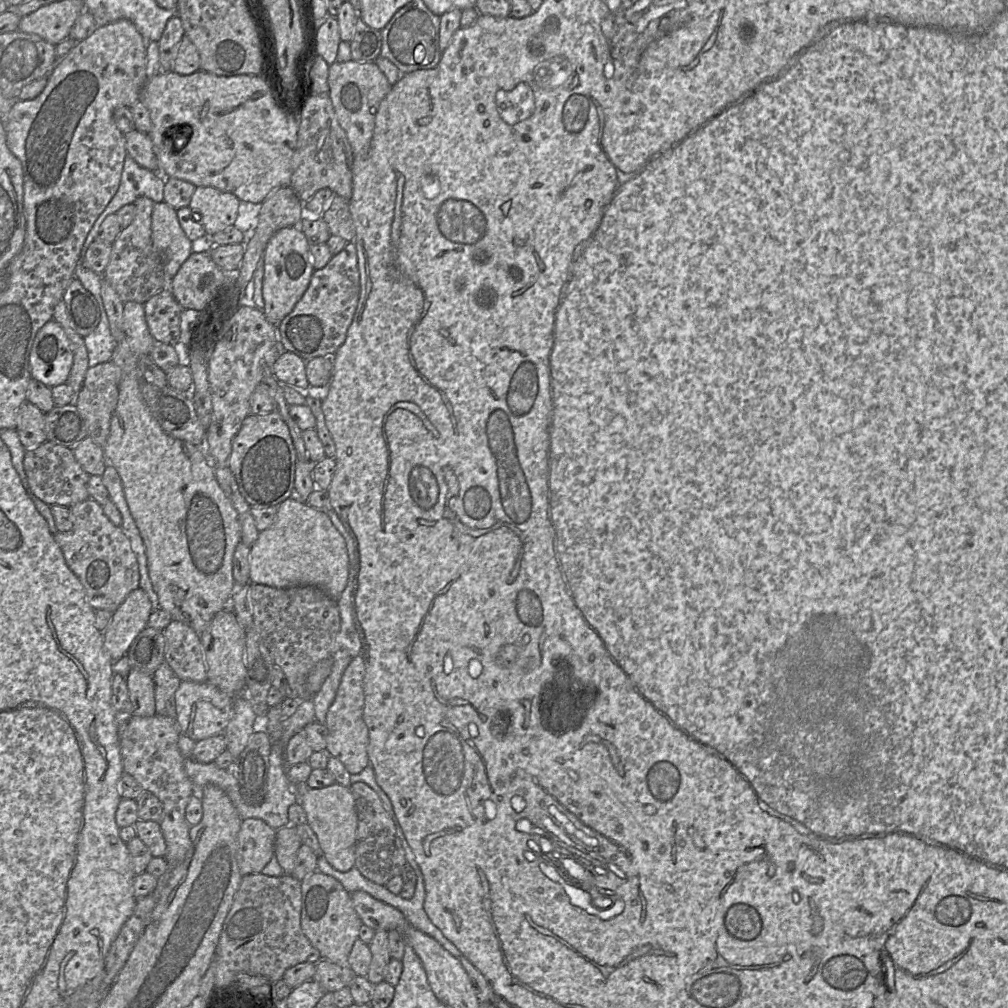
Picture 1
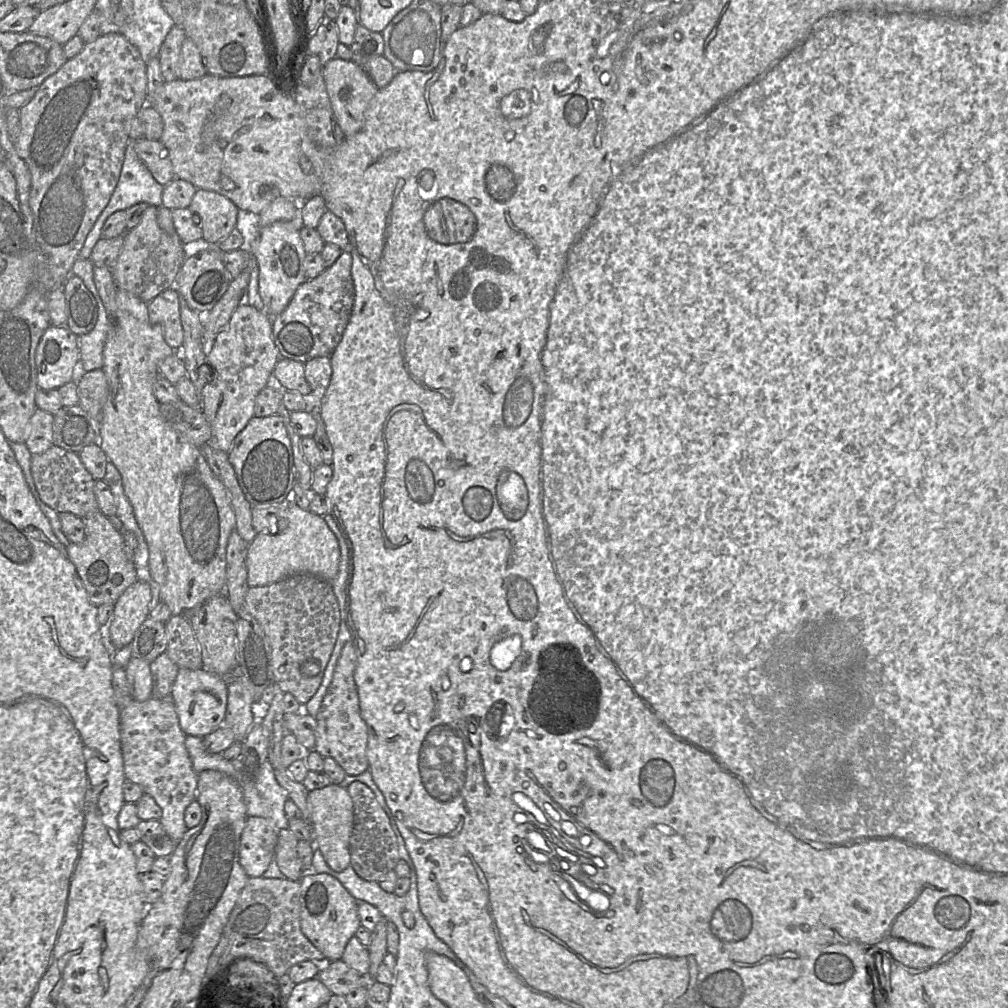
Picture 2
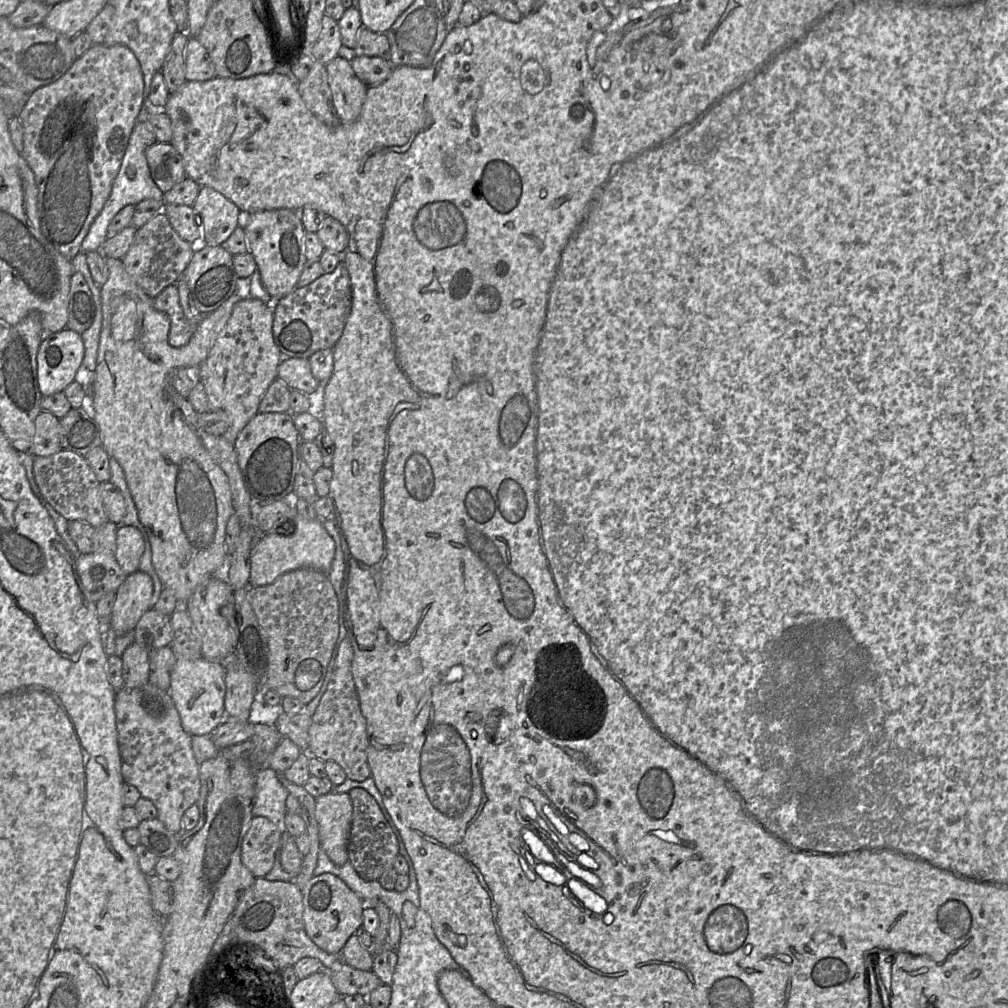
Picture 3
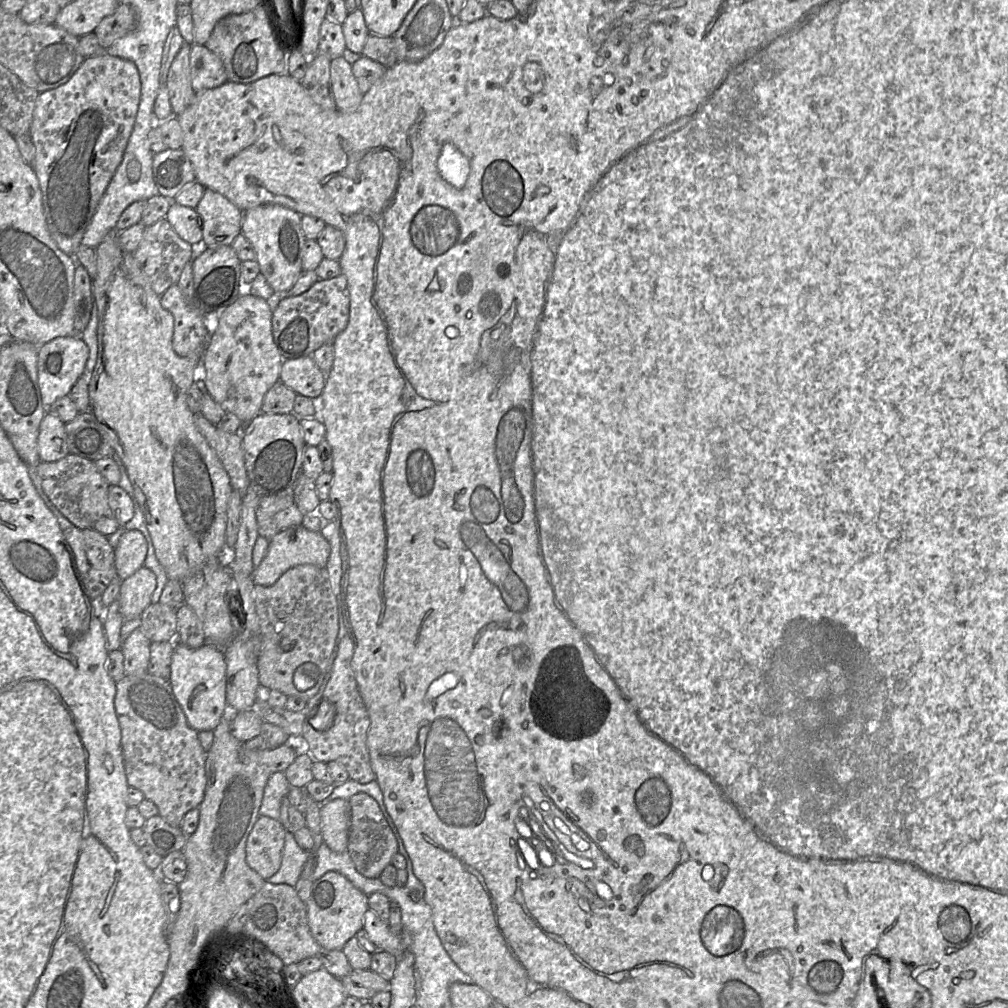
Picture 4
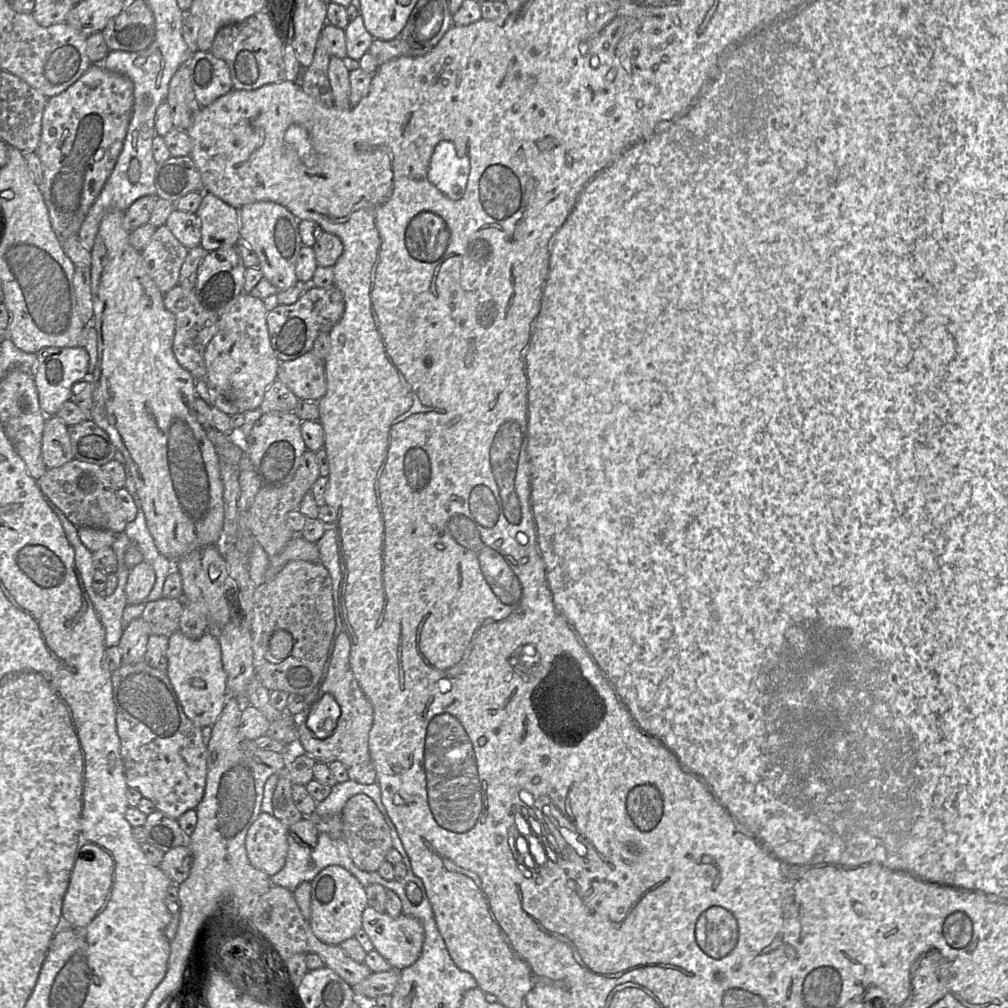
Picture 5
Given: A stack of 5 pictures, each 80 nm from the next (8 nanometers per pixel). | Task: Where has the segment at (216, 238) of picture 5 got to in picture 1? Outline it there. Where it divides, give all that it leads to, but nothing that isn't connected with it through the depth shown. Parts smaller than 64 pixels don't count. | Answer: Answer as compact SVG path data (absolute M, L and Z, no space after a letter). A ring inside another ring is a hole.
M199 186L195 188L189 208L198 212L206 235L212 236L233 226L240 202L230 192Z

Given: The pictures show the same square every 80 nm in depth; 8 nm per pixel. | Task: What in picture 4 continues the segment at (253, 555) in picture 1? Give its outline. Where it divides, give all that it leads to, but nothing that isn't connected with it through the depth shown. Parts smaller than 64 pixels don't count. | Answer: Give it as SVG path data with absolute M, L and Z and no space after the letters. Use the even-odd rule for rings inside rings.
M302 525L294 528L294 534L287 537L278 537L278 533L269 541L267 553L258 567L254 568L251 579L255 585L271 586L279 577L292 567L298 565L314 565L325 568L329 555L330 545L320 532L312 532Z

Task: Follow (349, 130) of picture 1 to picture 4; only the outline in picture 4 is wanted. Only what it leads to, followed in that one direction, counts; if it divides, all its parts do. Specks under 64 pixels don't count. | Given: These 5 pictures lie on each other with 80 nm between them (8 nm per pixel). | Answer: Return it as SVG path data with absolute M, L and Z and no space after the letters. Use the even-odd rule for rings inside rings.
M344 57L331 60L330 82L337 109L346 113L355 111L362 101L363 93L353 74L352 65Z

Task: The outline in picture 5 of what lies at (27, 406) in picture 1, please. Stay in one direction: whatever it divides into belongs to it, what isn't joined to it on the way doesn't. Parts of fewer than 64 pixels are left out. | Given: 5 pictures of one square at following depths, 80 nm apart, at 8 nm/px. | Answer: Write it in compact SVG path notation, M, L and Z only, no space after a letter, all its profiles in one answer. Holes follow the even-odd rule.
M46 416L42 458L47 469L60 467L74 459L68 426L57 416Z

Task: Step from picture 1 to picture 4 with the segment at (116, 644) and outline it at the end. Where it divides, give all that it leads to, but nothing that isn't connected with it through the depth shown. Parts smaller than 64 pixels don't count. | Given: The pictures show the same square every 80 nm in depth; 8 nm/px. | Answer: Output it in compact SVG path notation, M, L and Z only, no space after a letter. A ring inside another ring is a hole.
M142 566L120 583L119 612L124 621L141 618L144 609L151 604L151 596L156 588L156 575Z

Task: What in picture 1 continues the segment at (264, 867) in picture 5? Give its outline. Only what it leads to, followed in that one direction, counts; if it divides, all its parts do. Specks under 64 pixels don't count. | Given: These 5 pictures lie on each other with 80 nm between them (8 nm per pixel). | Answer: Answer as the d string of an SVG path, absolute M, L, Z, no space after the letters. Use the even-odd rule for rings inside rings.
M261 819L242 820L236 838L236 861L242 876L259 874L275 853L276 831Z

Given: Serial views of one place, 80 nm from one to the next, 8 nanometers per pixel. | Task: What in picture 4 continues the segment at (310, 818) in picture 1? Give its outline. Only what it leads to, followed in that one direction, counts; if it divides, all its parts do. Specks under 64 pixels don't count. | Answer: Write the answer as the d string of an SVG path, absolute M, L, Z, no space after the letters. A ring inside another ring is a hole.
M345 799L319 803L323 842L334 852L347 850L350 828L350 805Z

